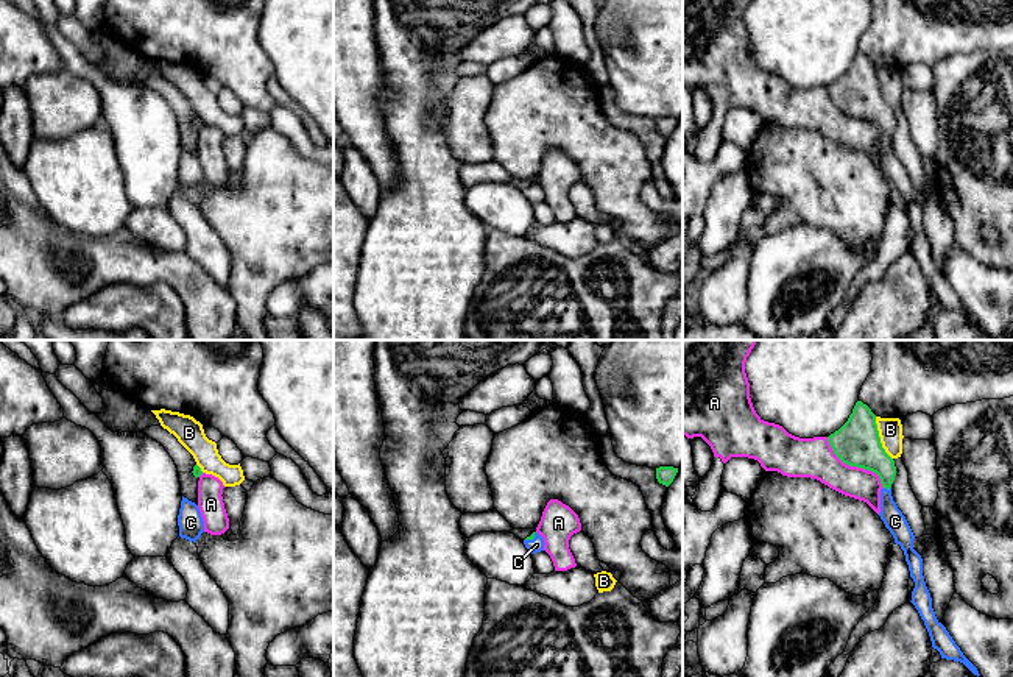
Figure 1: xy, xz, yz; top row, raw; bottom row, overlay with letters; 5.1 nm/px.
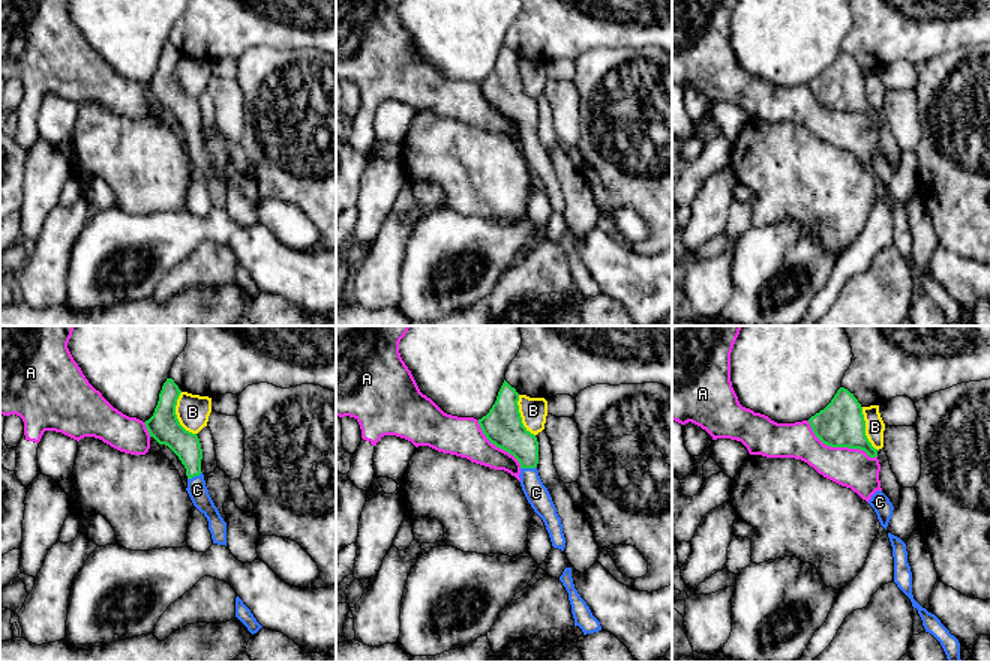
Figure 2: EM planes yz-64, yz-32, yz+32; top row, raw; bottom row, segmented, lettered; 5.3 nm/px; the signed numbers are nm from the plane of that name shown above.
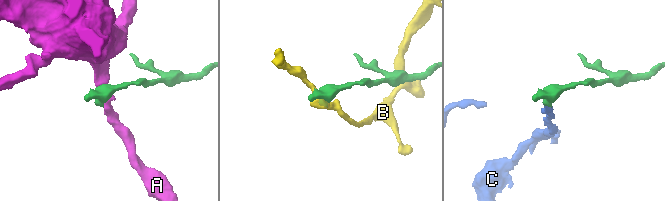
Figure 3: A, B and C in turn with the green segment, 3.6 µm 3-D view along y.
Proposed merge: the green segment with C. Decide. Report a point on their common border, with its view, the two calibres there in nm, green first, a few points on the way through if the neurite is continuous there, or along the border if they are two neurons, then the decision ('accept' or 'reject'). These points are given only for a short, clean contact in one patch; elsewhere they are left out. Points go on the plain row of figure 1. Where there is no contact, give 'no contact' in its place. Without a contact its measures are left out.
contact yz (887, 139); calibres 200 and 110 nm; way yz (862, 99), (887, 124), (887, 139), (887, 156), (895, 172); accept

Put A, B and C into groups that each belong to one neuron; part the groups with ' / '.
A / B / C

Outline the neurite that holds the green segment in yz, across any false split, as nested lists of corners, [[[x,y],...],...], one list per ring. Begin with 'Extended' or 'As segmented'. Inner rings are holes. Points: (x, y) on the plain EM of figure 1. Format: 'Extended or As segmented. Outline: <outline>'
Extended. Outline: [[[857,51],[848,72],[831,84],[828,92],[843,114],[873,122],[879,126],[884,137],[881,140],[879,167],[893,186],[895,193],[904,201],[910,228],[915,232],[910,253],[924,271],[932,298],[940,303],[941,309],[960,312],[979,328],[977,318],[963,306],[932,259],[932,248],[923,226],[923,209],[913,200],[915,186],[891,147],[896,117],[895,111],[882,98],[876,66],[867,55]]]

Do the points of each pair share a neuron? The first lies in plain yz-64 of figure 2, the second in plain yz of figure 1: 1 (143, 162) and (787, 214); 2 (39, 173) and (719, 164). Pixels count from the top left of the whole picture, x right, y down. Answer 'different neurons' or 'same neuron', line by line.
1: same neuron
2: different neurons

